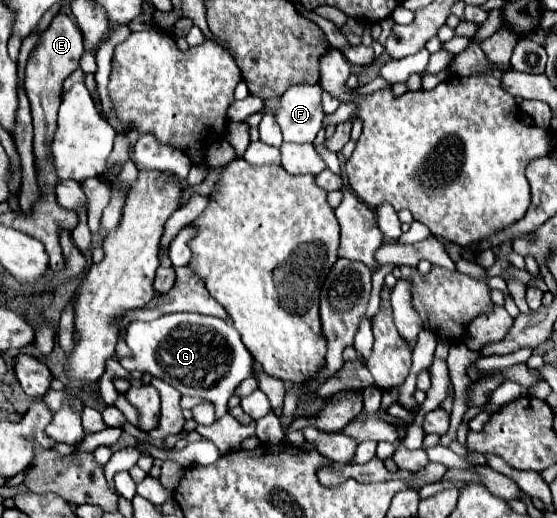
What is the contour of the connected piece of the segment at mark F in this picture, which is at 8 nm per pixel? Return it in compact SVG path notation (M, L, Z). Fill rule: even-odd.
M308 84L292 86L280 96L274 116L284 142L314 142L324 120L320 96L322 88Z

